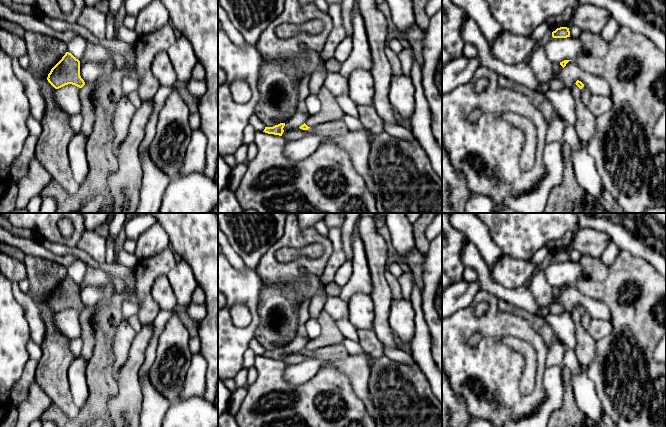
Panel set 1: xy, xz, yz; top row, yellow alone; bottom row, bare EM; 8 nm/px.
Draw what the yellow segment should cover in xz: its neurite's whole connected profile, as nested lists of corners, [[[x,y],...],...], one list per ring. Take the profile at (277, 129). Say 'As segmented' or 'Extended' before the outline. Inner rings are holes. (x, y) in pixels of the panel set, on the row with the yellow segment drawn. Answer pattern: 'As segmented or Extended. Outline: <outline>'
Extended. Outline: [[[343,120],[329,121],[321,123],[313,127],[308,127],[305,123],[298,129],[292,131],[284,131],[285,123],[280,123],[273,127],[265,127],[264,131],[268,134],[282,136],[286,141],[299,140],[308,133],[319,135],[321,137],[331,137],[339,134],[344,134],[349,131]]]

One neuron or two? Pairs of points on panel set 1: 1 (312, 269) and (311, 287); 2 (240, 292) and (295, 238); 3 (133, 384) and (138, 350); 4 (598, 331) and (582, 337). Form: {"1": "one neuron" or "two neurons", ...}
{"1": "two neurons", "2": "two neurons", "3": "one neuron", "4": "two neurons"}

